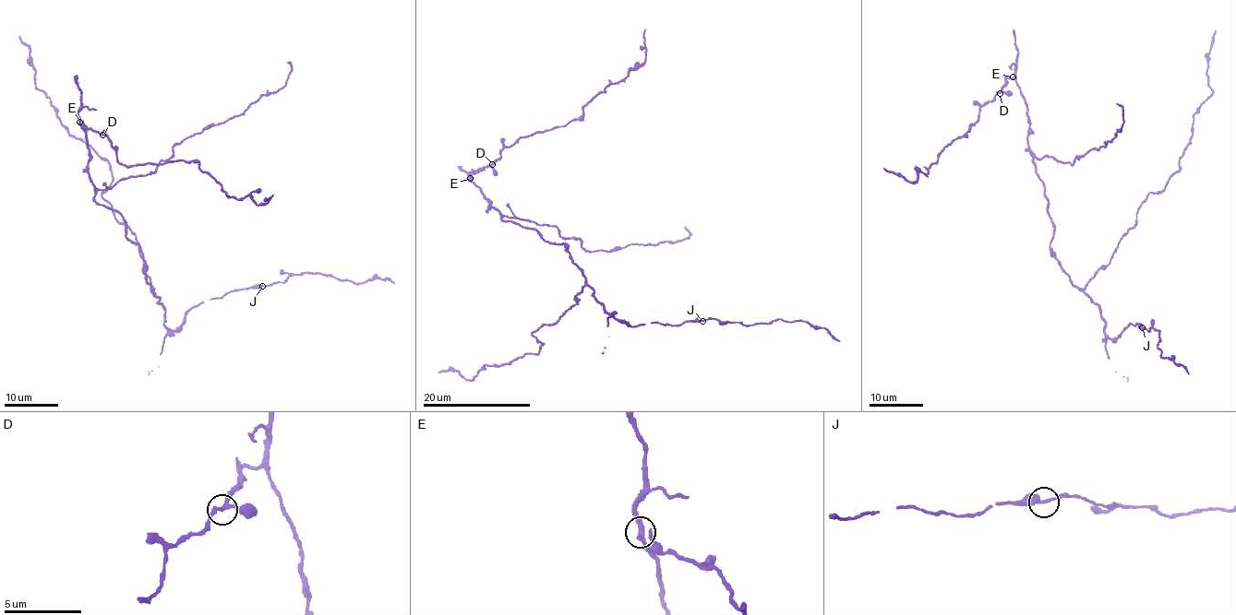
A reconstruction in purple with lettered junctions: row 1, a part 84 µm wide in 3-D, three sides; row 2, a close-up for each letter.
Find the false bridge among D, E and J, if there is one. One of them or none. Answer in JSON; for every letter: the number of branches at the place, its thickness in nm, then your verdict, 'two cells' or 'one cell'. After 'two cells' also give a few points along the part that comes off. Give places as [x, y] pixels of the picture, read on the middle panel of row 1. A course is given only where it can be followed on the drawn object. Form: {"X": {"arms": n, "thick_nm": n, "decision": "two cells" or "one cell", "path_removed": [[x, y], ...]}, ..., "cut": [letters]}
{"D": {"arms": 3, "thick_nm": 200, "decision": "one cell"}, "E": {"arms": 3, "thick_nm": 260, "decision": "one cell"}, "J": {"arms": 3, "thick_nm": 150, "decision": "one cell"}, "cut": []}

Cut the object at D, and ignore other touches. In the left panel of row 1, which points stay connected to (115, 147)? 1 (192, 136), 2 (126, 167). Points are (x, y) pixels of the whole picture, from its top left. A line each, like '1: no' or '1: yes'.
1: no
2: yes

